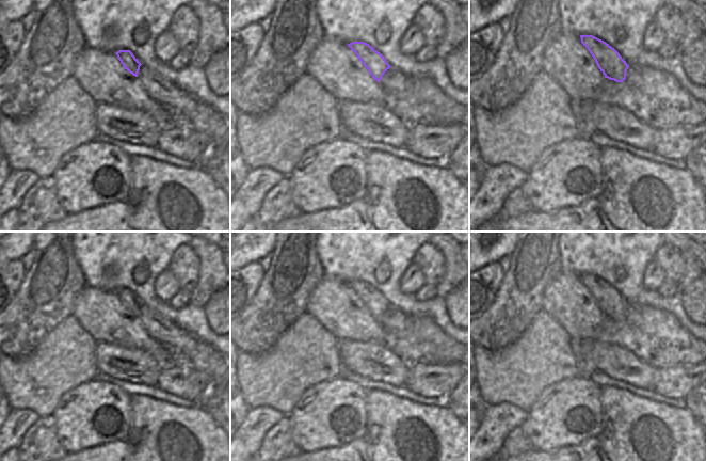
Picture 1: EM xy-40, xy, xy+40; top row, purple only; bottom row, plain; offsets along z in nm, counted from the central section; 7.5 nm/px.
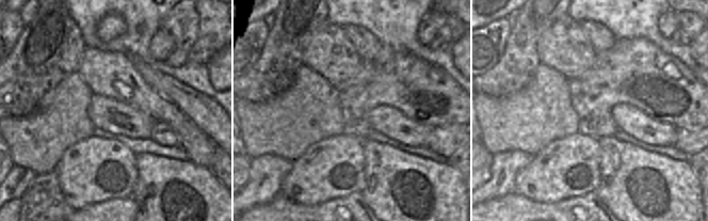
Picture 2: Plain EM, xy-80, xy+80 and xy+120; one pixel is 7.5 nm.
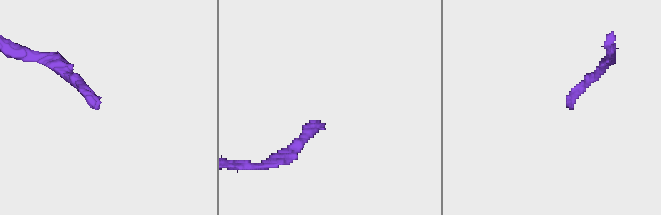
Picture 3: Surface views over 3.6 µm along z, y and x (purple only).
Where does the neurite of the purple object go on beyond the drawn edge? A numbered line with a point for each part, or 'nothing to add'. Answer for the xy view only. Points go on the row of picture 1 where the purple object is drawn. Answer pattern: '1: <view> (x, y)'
1: xy (392, 81)

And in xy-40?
1: xy-40 (204, 117)

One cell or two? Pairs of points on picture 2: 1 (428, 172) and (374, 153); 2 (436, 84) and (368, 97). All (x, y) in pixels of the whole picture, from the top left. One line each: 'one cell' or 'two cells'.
1: one cell
2: one cell

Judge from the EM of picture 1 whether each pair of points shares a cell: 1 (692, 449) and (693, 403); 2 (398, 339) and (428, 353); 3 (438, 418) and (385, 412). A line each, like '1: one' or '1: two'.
1: two
2: one
3: one

